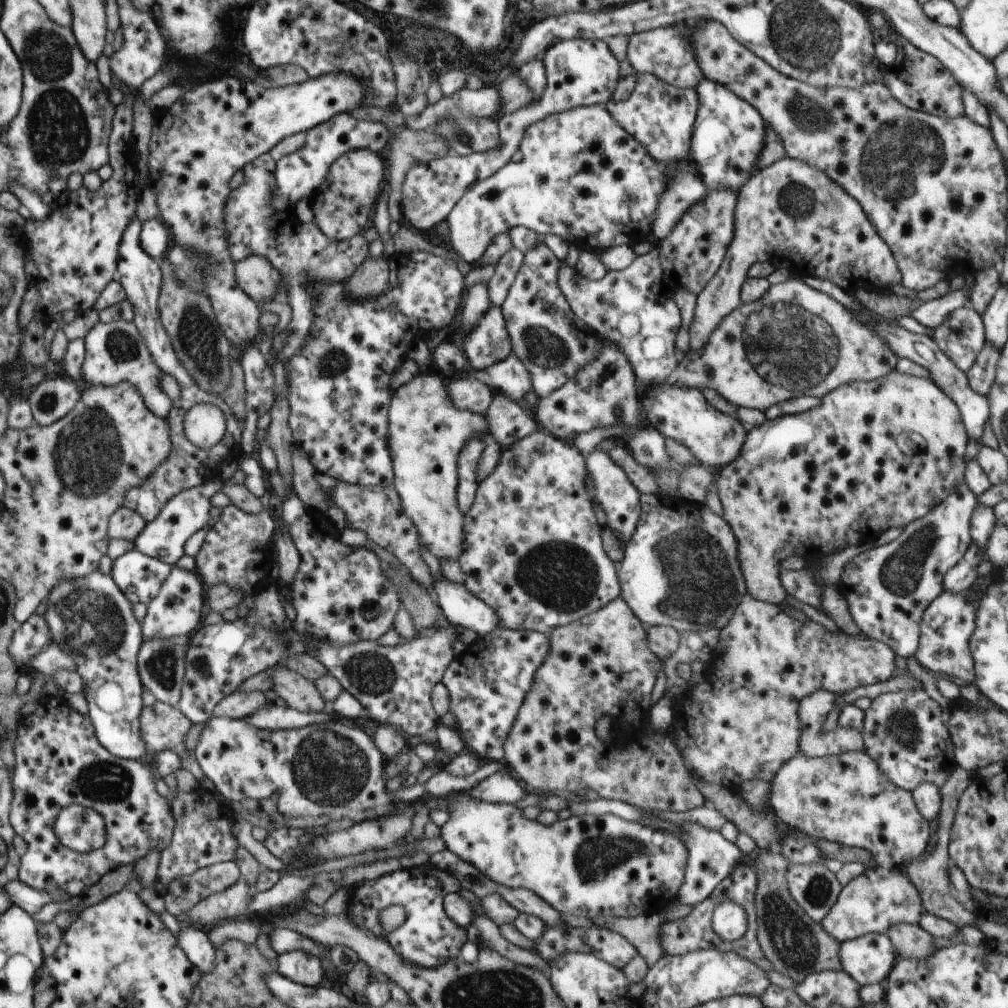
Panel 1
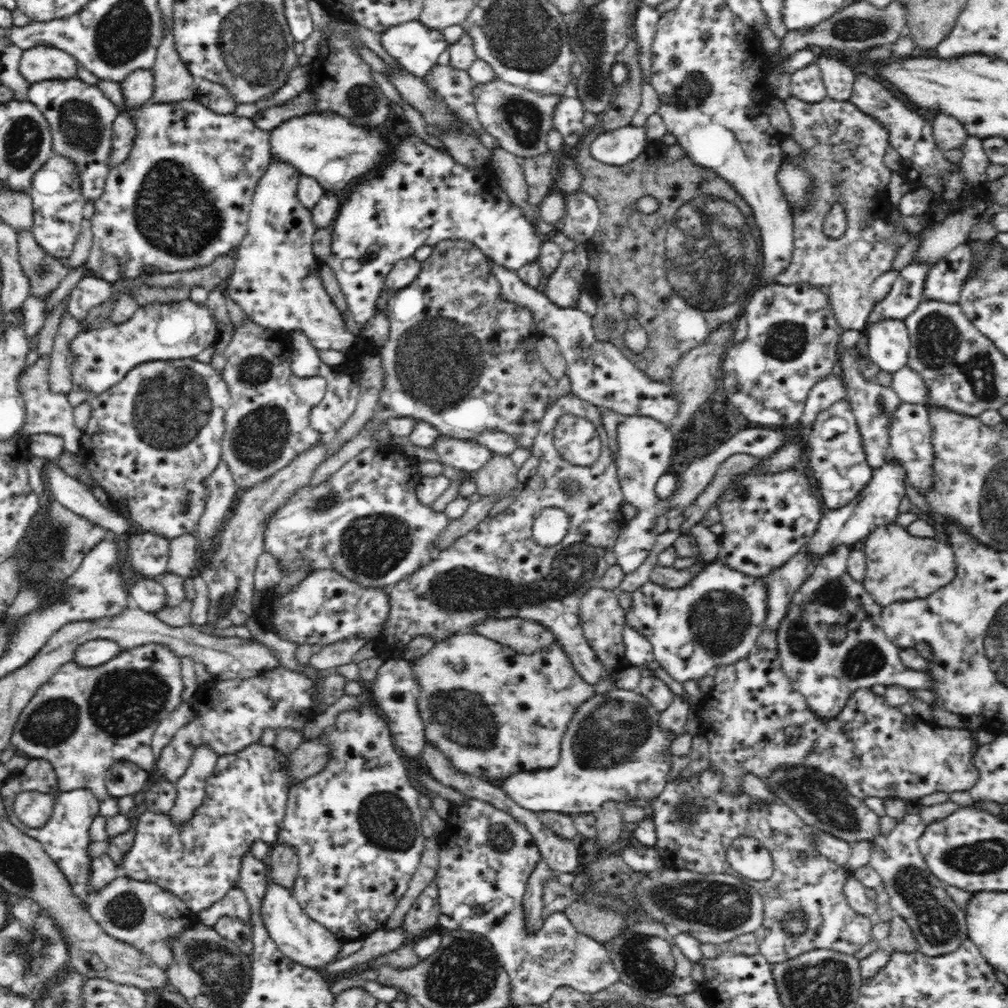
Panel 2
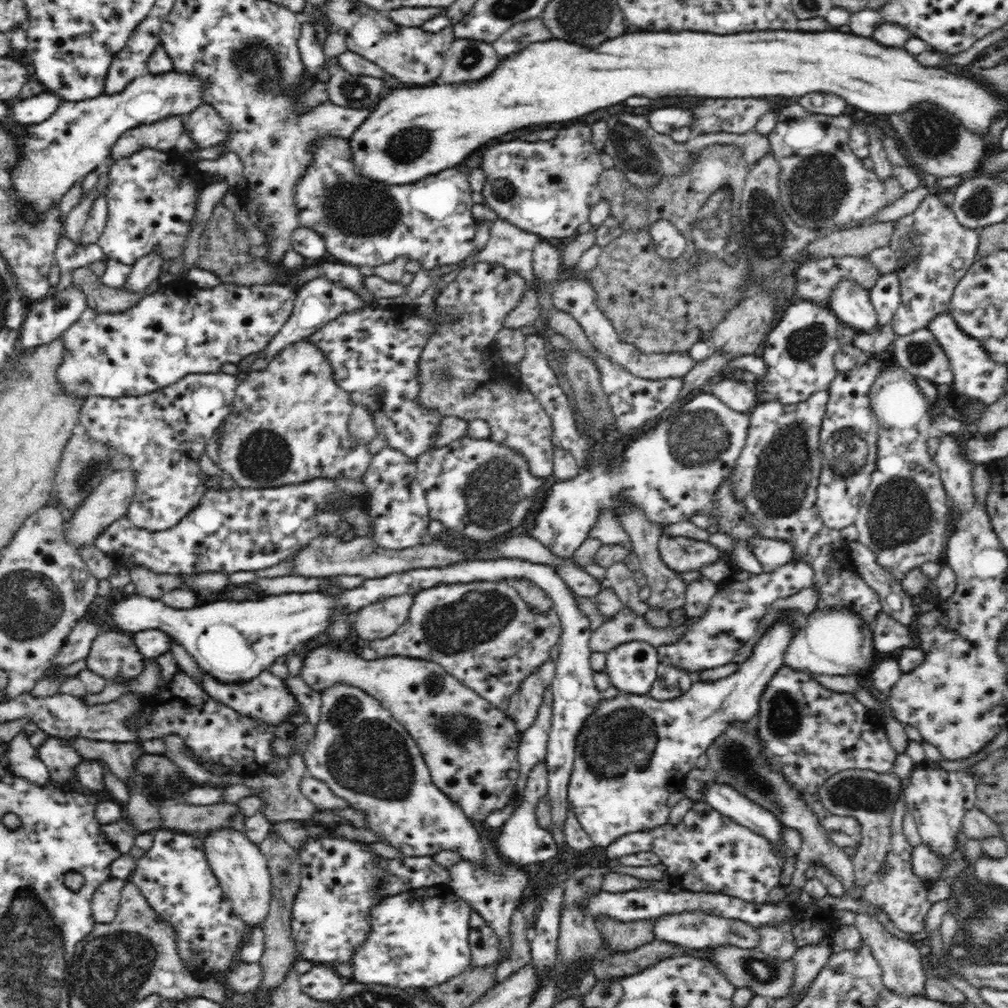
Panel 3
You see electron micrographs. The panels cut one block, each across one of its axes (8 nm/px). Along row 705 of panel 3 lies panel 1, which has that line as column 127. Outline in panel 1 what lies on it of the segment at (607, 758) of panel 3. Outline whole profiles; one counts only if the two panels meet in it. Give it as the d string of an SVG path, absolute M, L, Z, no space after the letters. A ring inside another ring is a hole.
M99 569L84 578L62 581L49 594L48 601L44 617L52 631L52 644L76 662L100 743L118 758L140 761L144 752L148 752L138 720L140 710L144 710L137 666L144 633L132 612L133 603L113 576Z

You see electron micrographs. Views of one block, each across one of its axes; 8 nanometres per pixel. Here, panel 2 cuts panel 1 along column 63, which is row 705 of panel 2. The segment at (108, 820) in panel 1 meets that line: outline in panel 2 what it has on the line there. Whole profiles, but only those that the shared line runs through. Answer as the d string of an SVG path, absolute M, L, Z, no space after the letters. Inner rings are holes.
M808 547L780 566L776 566L765 577L760 579L767 593L766 622L762 634L758 636L754 648L742 660L730 666L717 667L715 670L716 686L708 694L706 706L698 708L700 716L699 733L706 736L709 742L710 763L721 770L725 776L725 788L735 791L736 786L743 784L743 776L750 772L756 777L764 778L779 766L812 765L819 772L838 778L849 789L852 796L878 796L882 799L903 799L917 802L923 796L934 792L956 792L970 790L977 784L979 771L972 761L977 745L974 745L969 729L962 727L948 728L928 724L917 714L906 715L902 708L887 703L883 695L878 695L872 688L855 689L845 707L837 717L826 718L814 712L806 703L806 697L794 689L790 677L783 671L779 662L775 630L782 621L791 594L807 579L812 567L816 564Z

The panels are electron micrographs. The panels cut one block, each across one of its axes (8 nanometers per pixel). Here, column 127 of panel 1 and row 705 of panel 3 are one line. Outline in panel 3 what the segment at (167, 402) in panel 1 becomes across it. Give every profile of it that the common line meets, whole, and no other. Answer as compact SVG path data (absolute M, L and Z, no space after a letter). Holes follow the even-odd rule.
M336 683L321 690L321 700L321 715L315 735L307 742L303 753L307 776L326 781L338 797L350 803L350 807L366 811L364 827L378 833L378 841L400 849L405 855L428 856L450 850L476 867L488 866L488 853L485 852L485 843L480 832L458 804L433 783L415 740L377 698L357 685Z

